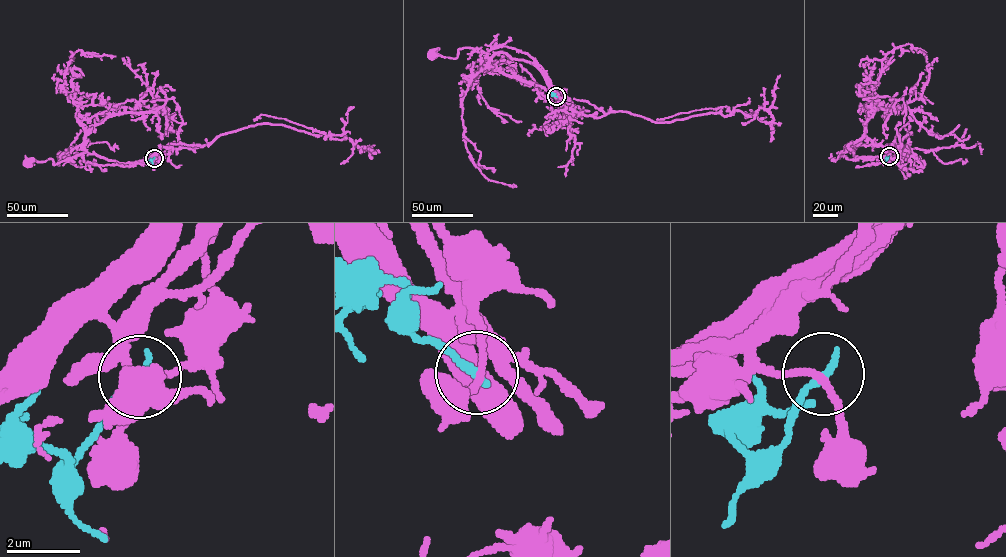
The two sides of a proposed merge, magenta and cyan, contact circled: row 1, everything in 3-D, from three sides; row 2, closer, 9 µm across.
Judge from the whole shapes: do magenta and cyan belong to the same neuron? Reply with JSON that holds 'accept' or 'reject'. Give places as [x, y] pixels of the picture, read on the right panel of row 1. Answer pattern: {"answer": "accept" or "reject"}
{"answer": "reject"}

